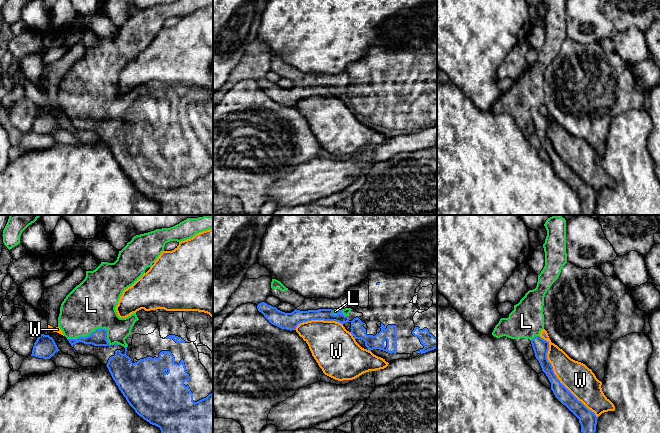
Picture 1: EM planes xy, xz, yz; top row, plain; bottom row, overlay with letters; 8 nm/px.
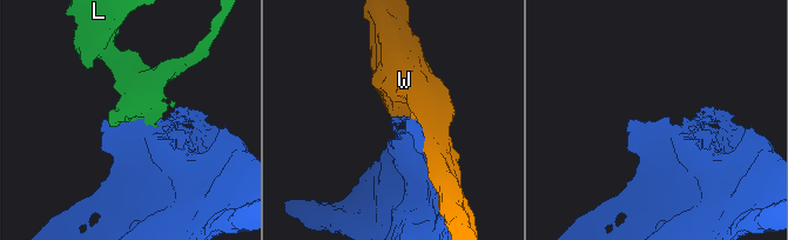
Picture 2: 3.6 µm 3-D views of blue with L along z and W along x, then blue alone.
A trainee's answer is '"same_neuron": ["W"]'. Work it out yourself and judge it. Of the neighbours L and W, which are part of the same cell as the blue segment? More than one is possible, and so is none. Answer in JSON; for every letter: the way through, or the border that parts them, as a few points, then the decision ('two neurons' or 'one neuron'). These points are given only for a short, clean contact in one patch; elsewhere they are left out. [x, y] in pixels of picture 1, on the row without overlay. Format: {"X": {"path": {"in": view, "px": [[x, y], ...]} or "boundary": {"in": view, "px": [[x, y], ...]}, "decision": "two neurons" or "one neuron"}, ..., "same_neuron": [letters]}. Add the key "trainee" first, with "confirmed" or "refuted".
{"trainee": "refuted", "L": {"path": {"in": "xy", "px": [[99, 113], [94, 107], [91, 81]]}, "decision": "one neuron"}, "W": {"decision": "two neurons"}, "same_neuron": ["L"]}

